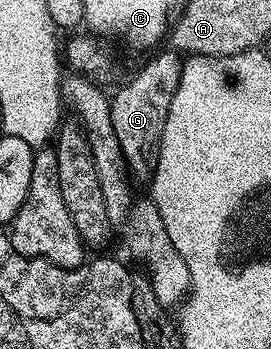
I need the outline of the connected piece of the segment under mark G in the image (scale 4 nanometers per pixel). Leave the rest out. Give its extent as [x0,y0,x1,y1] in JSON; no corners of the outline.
[110,48,184,181]

